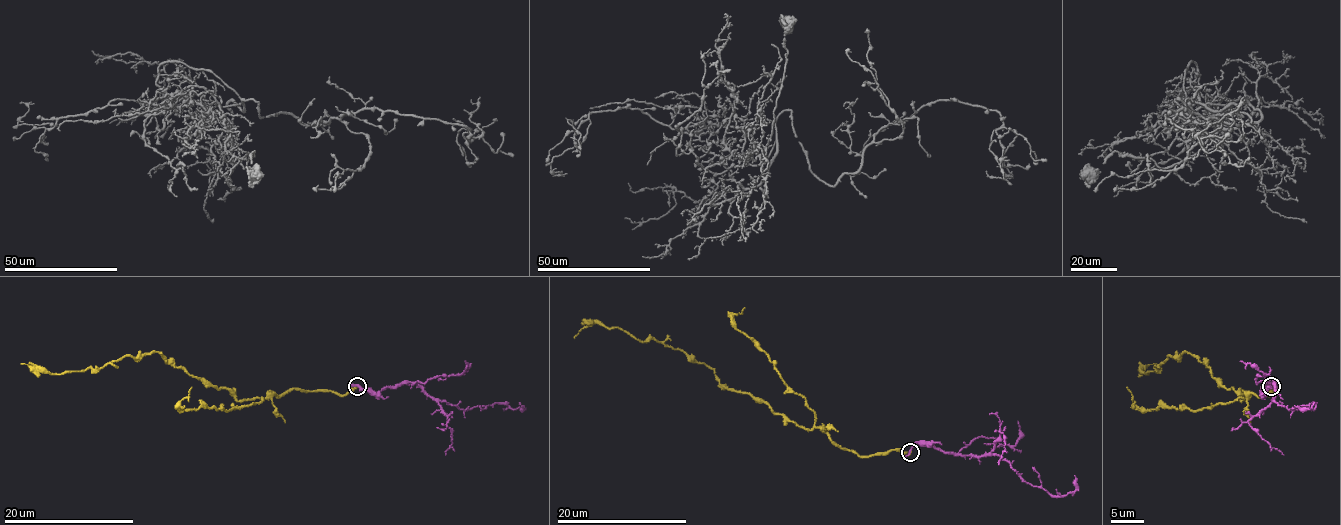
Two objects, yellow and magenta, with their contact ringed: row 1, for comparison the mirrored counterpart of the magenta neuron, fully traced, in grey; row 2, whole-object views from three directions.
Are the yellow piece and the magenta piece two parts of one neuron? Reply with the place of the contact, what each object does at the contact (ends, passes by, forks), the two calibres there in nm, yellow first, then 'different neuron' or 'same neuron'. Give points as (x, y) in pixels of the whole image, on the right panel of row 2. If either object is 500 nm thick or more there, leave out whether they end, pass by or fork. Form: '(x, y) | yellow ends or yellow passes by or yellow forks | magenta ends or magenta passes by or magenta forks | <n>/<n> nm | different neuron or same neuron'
(1271, 386) | yellow ends | magenta ends | 360/360 nm | different neuron

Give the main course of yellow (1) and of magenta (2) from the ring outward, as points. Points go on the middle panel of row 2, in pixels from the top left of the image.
1: (909, 452), (841, 449), (655, 338), (589, 322), (574, 338)
2: (909, 452), (916, 444), (956, 455), (999, 455), (1023, 479), (1054, 496), (1065, 496), (1075, 489), (1075, 475)

